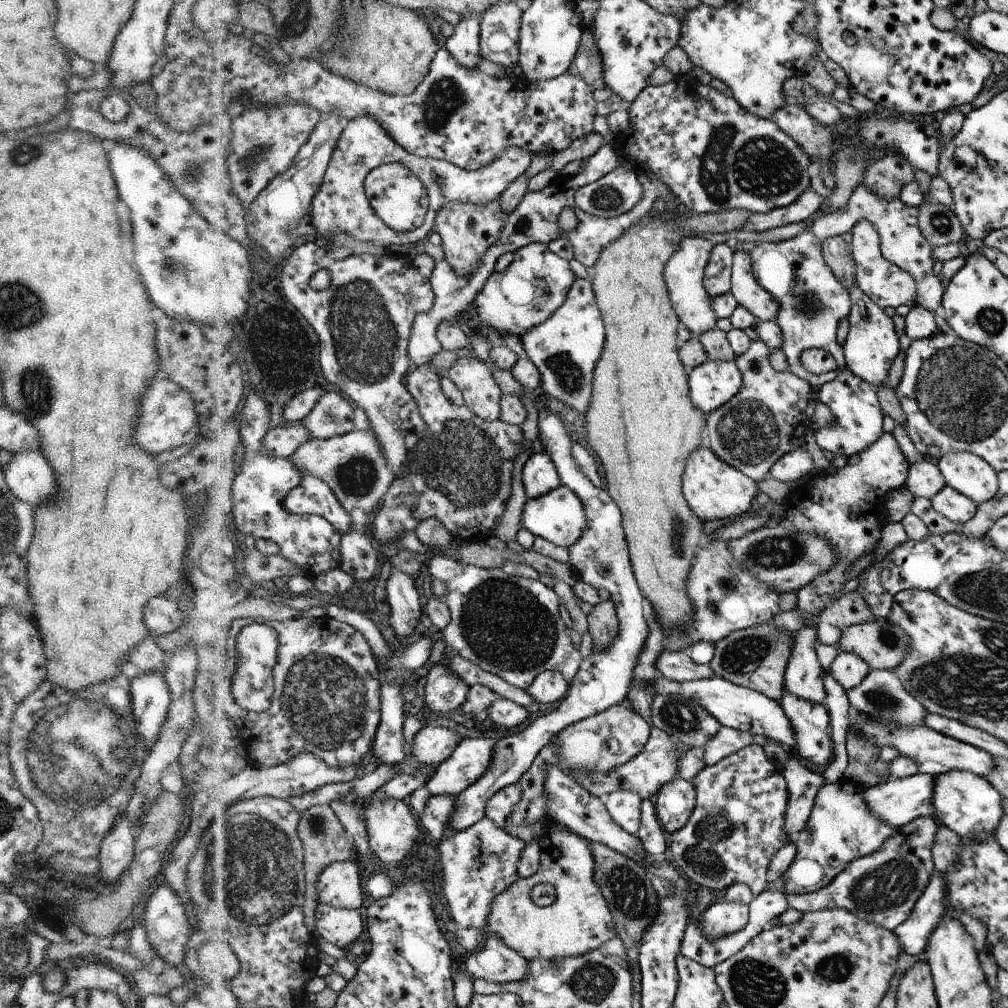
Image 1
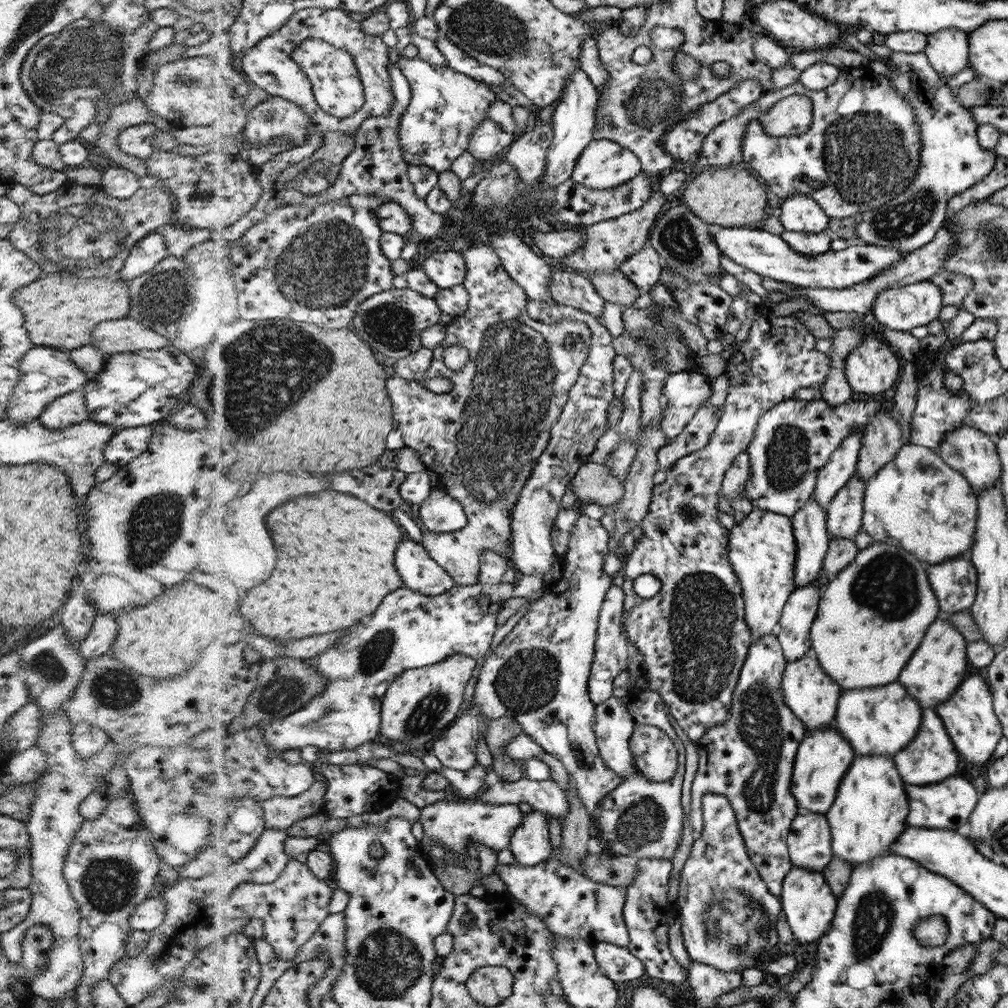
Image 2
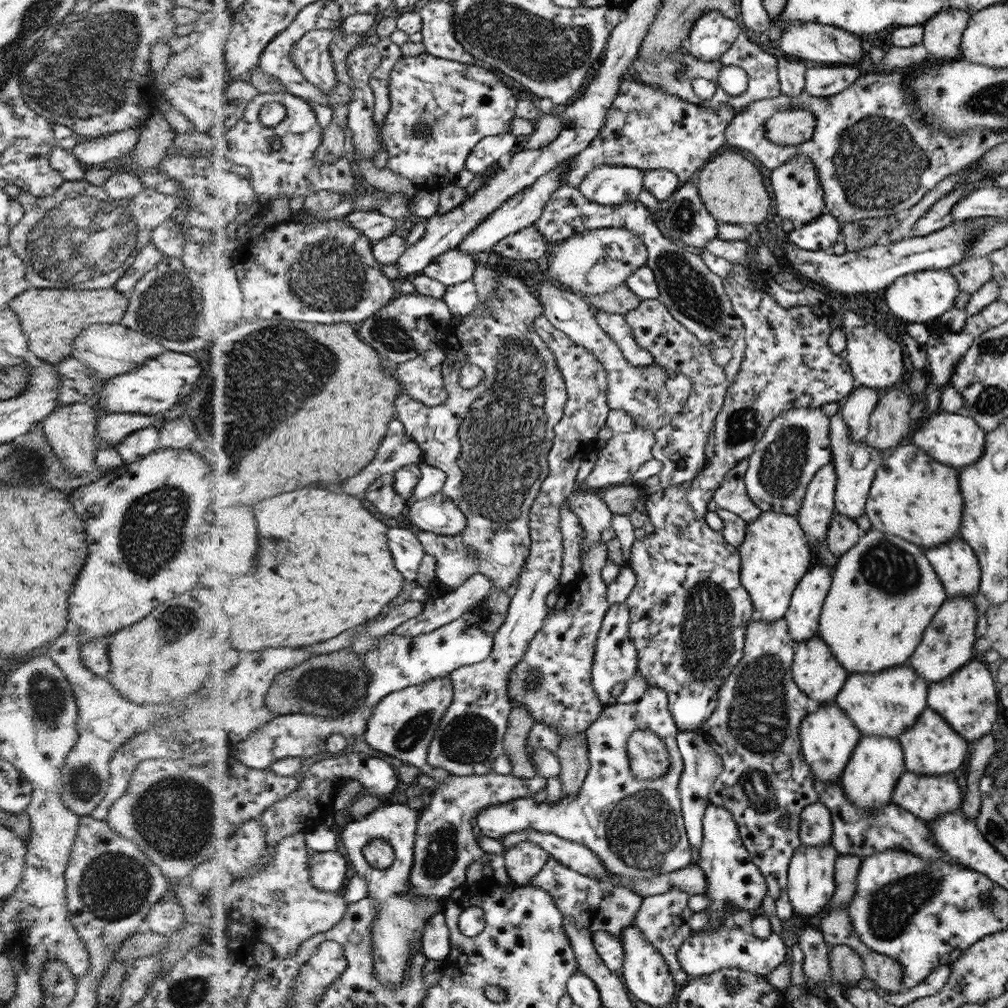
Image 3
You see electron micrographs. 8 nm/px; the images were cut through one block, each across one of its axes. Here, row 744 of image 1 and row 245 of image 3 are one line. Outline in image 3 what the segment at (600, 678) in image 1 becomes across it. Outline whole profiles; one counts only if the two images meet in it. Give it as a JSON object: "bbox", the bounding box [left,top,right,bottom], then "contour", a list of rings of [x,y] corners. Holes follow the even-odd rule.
{"bbox":[489,225,549,261],"contour":[[[534,225],[515,232],[512,236],[506,236],[496,247],[489,251],[501,254],[508,260],[539,260],[543,261],[549,250],[548,243],[540,235]]]}

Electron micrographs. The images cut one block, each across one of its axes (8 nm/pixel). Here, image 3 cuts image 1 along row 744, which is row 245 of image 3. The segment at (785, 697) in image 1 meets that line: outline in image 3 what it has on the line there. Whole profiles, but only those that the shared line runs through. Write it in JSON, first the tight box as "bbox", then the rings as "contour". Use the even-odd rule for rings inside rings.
{"bbox":[787,212,842,251],"contour":[[[824,212],[817,219],[797,225],[787,236],[790,242],[809,251],[830,251],[841,239],[842,223],[832,213]]]}

